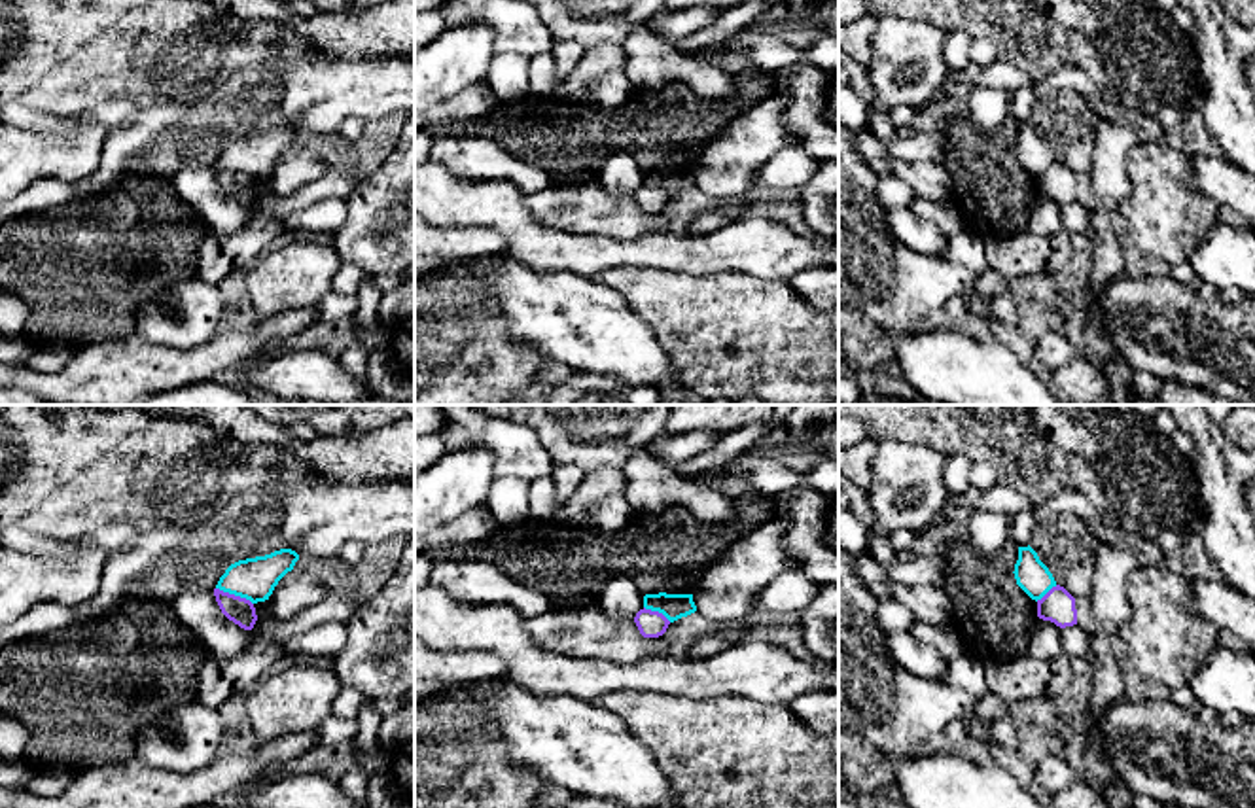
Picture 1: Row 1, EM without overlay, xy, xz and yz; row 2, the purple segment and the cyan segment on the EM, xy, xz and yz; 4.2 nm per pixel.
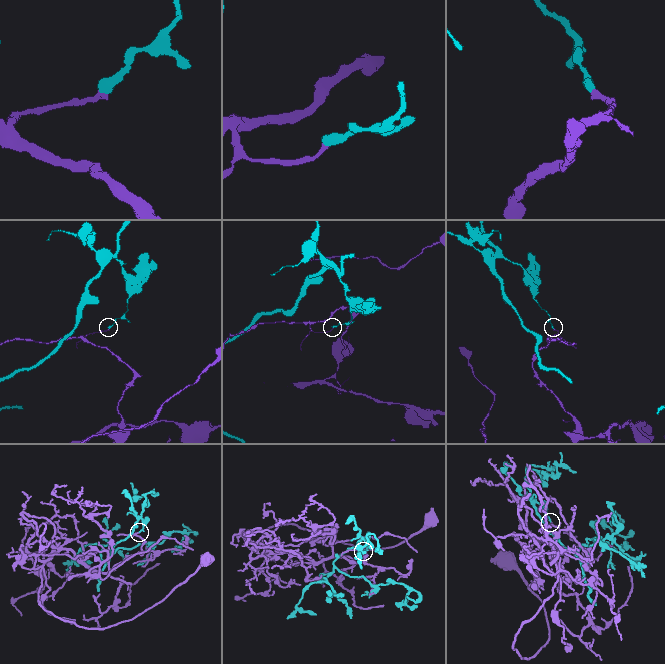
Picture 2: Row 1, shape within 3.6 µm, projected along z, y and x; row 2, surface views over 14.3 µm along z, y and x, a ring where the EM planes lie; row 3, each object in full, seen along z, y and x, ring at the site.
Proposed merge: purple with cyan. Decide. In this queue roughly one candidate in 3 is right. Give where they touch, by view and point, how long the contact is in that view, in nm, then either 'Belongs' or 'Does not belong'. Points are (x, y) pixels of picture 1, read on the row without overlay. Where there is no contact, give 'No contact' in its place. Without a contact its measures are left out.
Touches purple at xy (233, 171). Shared border 180 nm. Does not belong

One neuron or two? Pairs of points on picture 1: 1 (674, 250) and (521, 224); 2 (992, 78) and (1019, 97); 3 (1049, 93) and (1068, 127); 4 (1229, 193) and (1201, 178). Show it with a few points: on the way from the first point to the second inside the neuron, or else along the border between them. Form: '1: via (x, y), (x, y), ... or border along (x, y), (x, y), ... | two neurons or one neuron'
1: via (636, 252), (559, 252) | one neuron
2: border along (1028, 84), (1009, 93) | two neurons
3: via (1057, 101), (1064, 120) | one neuron
4: via (1221, 186), (1208, 178) | one neuron

